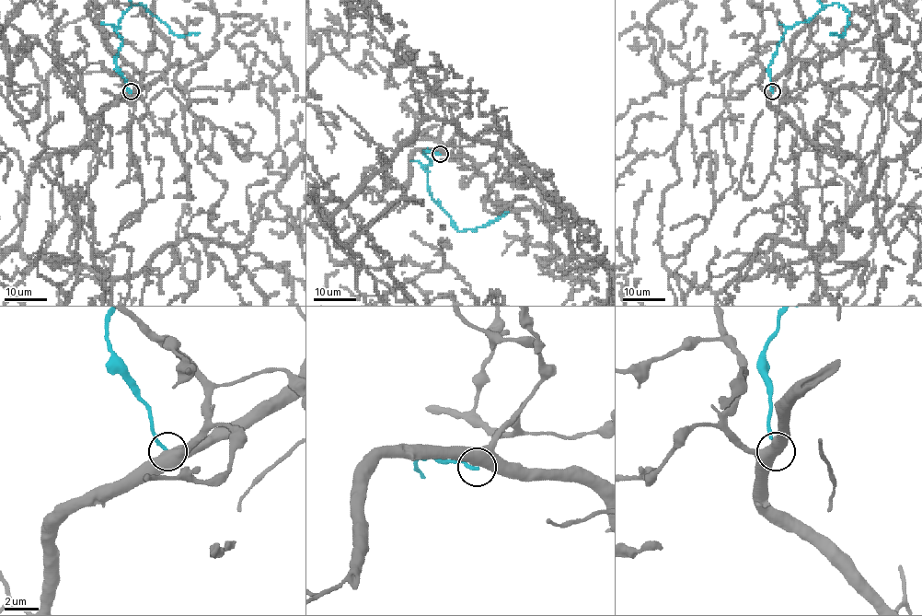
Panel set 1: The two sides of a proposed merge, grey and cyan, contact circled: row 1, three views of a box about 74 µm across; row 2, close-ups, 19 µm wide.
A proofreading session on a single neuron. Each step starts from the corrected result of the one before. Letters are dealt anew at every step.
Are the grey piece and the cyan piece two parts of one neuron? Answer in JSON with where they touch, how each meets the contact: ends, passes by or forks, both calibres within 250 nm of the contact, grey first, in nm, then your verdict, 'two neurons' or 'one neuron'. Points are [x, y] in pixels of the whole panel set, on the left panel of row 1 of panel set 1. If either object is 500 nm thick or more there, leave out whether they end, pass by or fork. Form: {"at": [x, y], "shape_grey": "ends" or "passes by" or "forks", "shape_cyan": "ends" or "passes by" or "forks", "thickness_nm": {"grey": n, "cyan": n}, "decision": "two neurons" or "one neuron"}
{"at": [131, 91], "thickness_nm": {"grey": 750, "cyan": 190}, "decision": "two neurons"}

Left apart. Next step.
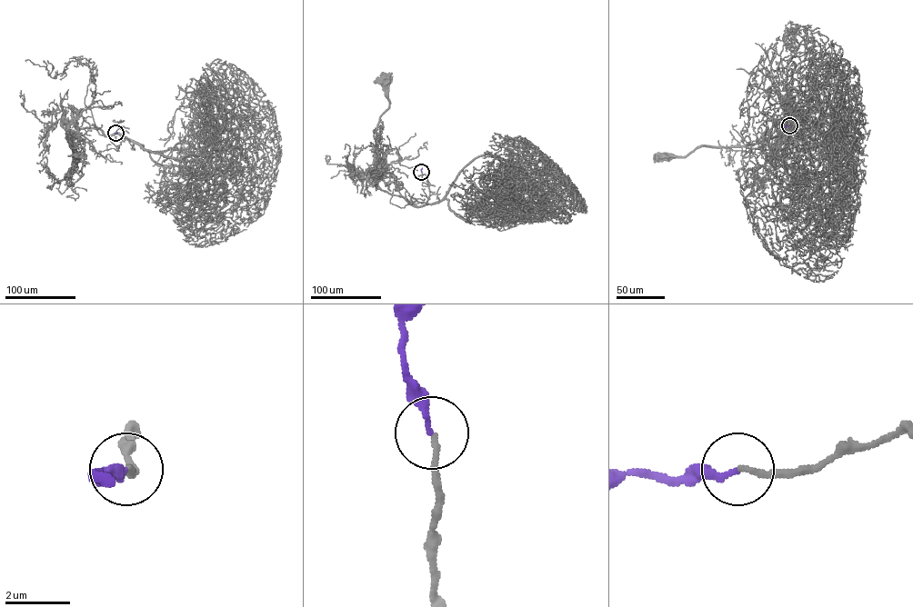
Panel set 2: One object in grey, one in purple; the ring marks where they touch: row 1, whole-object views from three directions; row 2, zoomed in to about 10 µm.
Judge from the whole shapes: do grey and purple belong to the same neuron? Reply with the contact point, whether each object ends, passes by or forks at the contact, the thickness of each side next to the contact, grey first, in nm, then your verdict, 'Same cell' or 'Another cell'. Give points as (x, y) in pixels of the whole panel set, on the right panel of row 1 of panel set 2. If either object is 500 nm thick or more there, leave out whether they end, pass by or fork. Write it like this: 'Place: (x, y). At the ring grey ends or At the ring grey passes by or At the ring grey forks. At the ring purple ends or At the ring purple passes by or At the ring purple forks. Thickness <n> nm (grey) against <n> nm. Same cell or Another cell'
Place: (789, 125). At the ring grey ends. At the ring purple ends. Thickness 160 nm (grey) against 170 nm. Same cell

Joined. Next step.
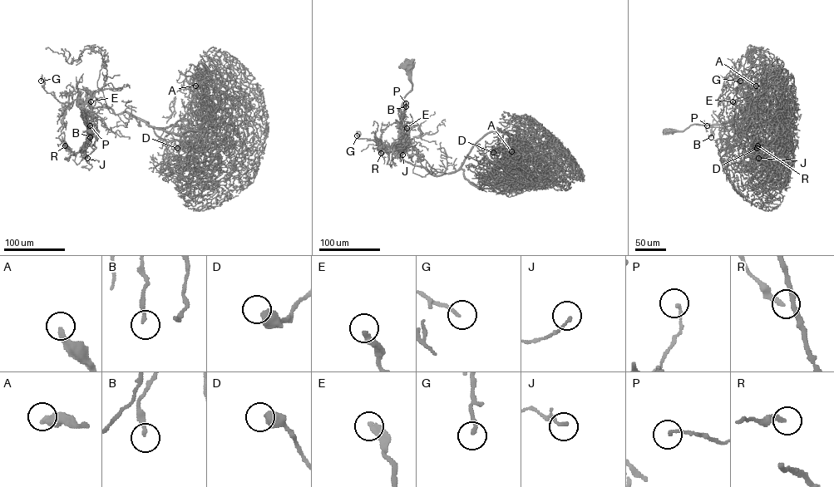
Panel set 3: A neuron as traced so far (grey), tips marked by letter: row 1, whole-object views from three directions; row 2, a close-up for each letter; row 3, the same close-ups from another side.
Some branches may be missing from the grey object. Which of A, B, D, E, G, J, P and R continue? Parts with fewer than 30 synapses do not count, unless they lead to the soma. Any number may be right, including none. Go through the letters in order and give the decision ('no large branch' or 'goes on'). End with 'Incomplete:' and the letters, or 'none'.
A: no large branch
B: no large branch
D: no large branch
E: no large branch
G: no large branch
J: no large branch
P: no large branch
R: no large branch
Incomplete: none

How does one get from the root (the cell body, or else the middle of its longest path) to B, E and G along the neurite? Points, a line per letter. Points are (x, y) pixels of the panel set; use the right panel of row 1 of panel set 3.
B: (668, 130), (683, 130), (693, 125), (713, 125), (717, 121), (719, 126), (711, 127), (711, 137)
E: (668, 130), (683, 130), (693, 125), (726, 124), (752, 115), (732, 101)
G: (668, 130), (750, 117), (751, 92), (752, 101), (746, 102), (736, 79), (740, 81)

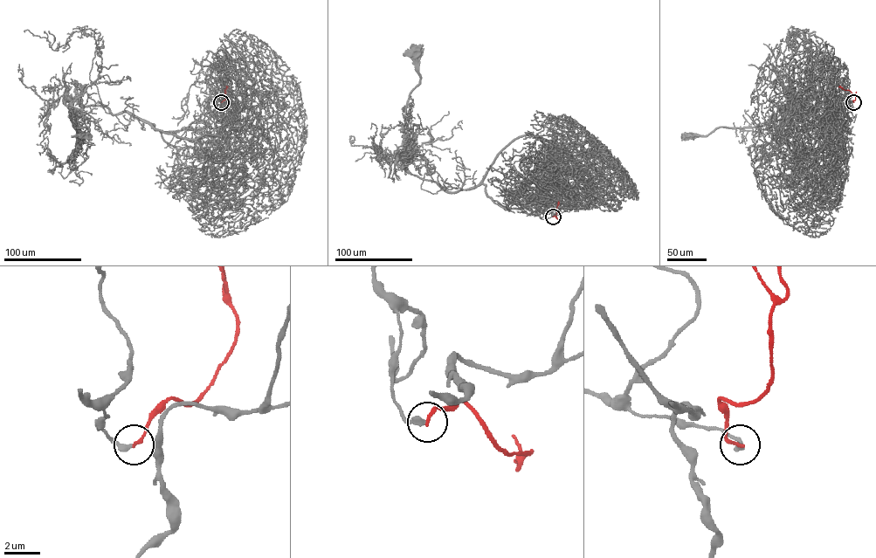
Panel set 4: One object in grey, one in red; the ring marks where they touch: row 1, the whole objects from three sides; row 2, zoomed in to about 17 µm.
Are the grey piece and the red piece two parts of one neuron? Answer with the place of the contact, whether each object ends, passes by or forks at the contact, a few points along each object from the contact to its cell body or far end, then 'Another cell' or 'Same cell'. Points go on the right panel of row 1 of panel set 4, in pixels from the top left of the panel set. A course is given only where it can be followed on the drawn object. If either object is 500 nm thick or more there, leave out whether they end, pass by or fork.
Place: (853, 102). At the ring grey ends. At the ring red ends. Course of grey: (854, 102), (831, 102), (843, 131), (825, 127), (829, 113), (816, 106), (785, 120), (687, 135). Course of red: (853, 102), (855, 94), (838, 86). Another cell

